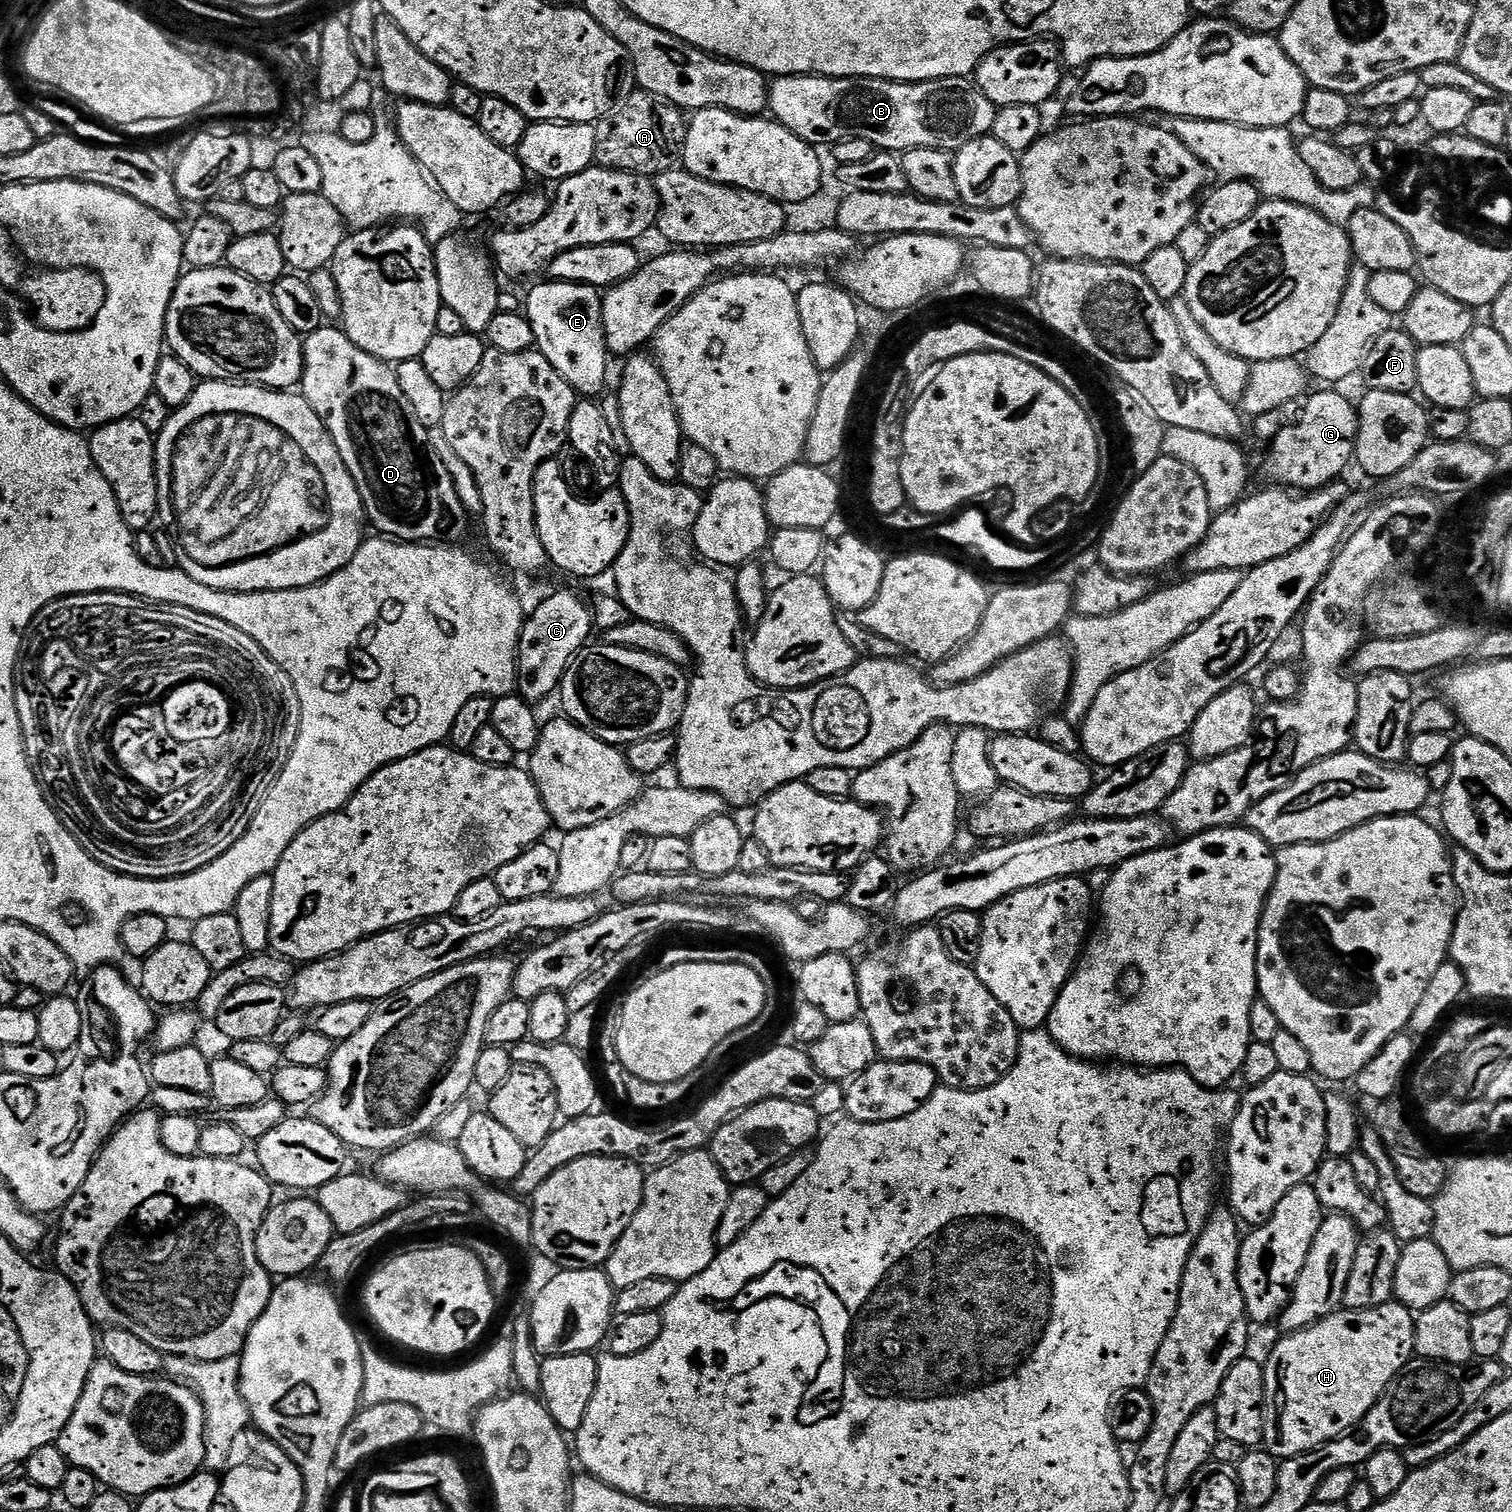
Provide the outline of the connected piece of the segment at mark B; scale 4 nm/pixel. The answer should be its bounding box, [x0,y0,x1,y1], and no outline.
[768,76,997,154]

